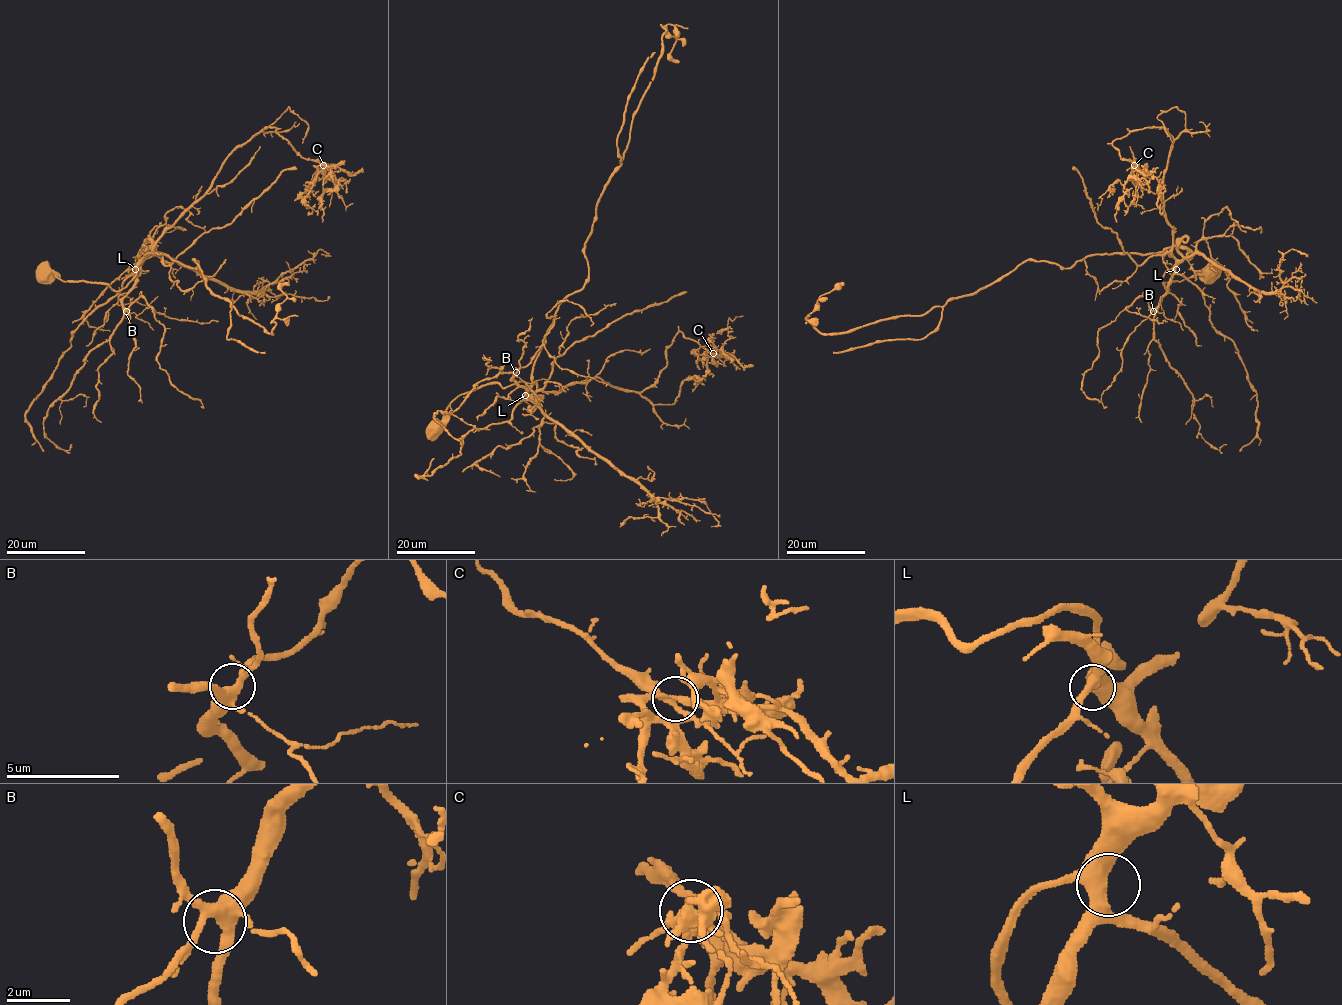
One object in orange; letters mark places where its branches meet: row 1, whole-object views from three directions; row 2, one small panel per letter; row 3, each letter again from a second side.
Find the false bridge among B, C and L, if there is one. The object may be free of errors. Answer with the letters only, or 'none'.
C

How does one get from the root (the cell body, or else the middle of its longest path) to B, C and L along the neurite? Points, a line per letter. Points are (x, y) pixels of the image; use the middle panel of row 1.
B: (433, 428), (454, 400), (484, 385), (499, 383), (508, 387), (523, 381), (526, 393), (513, 378), (516, 372)
C: (433, 428), (460, 395), (487, 384), (523, 381), (534, 394), (598, 377), (642, 392), (678, 331), (713, 353)
L: (433, 428), (454, 400), (484, 385), (499, 383), (508, 387), (523, 381), (525, 395)

